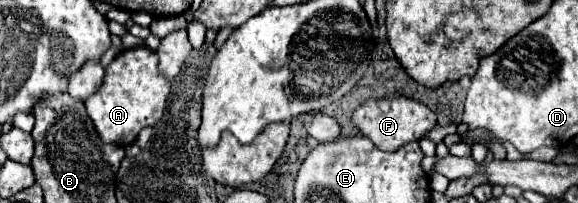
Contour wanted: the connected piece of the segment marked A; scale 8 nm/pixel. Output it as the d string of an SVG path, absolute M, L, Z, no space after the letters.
M146 45L122 51L108 67L102 87L86 99L86 111L104 143L118 143L128 147L136 141L144 127L154 127L164 109L170 93L170 79L158 71L158 55Z

